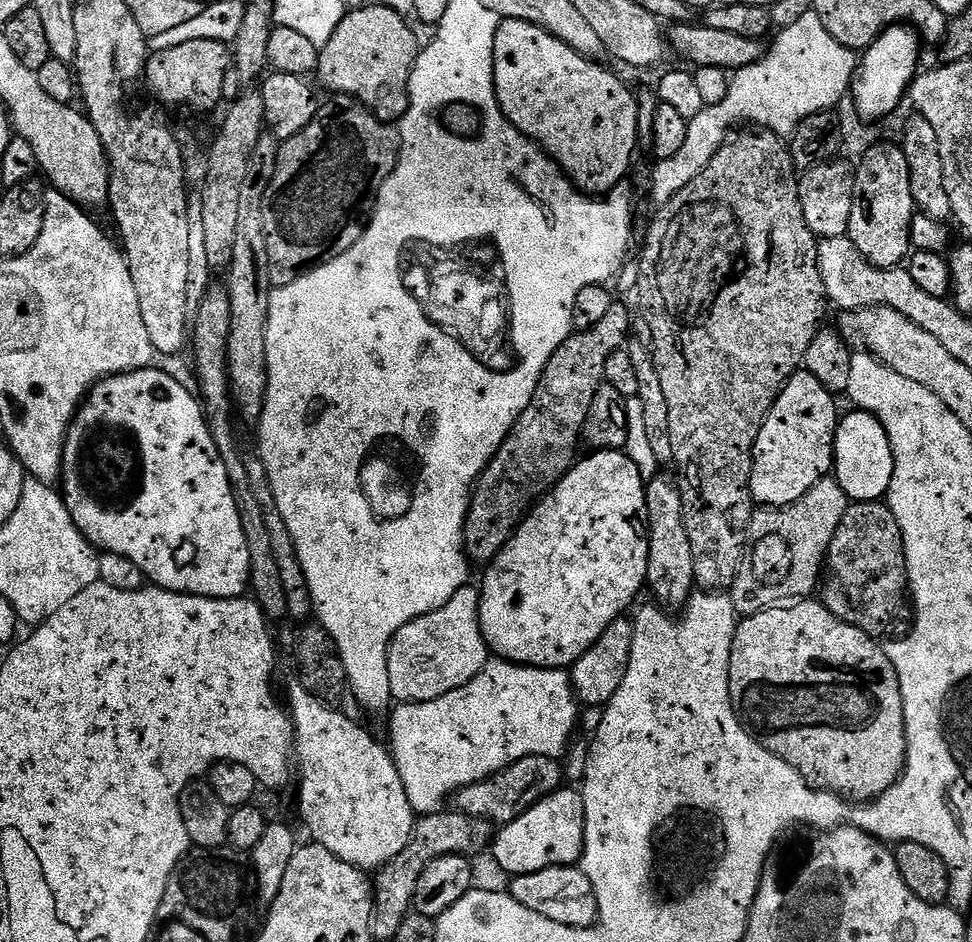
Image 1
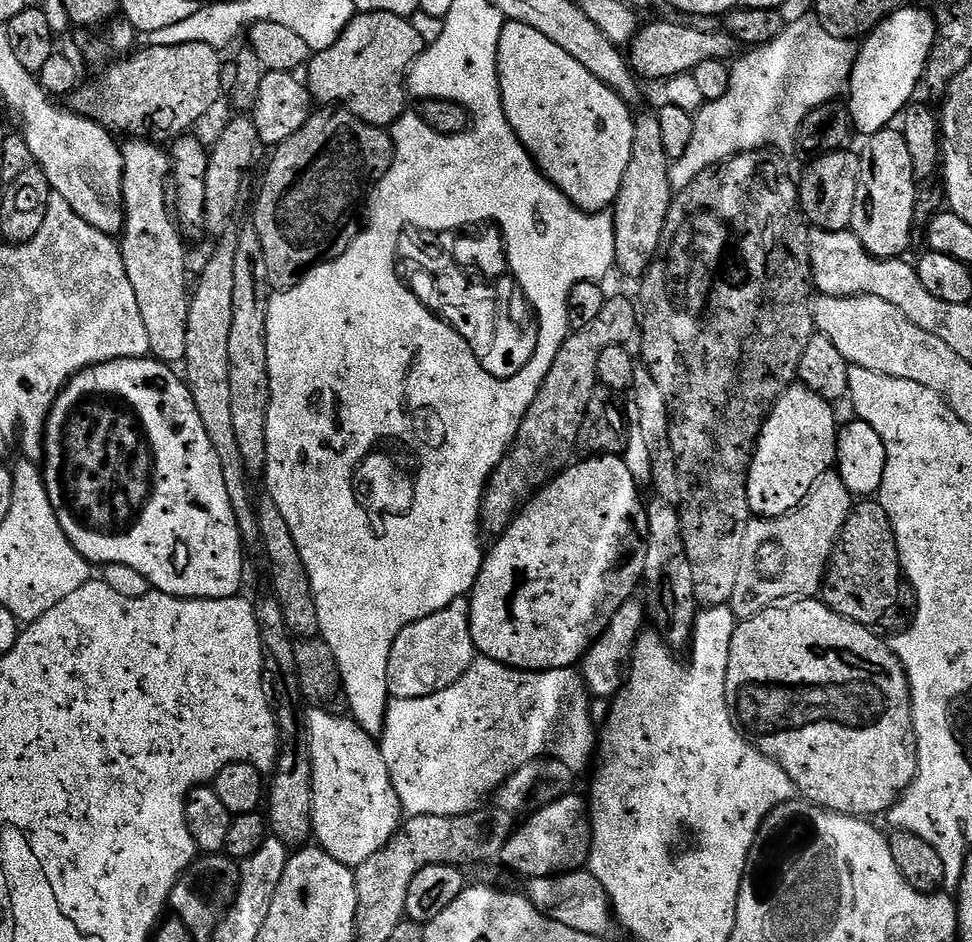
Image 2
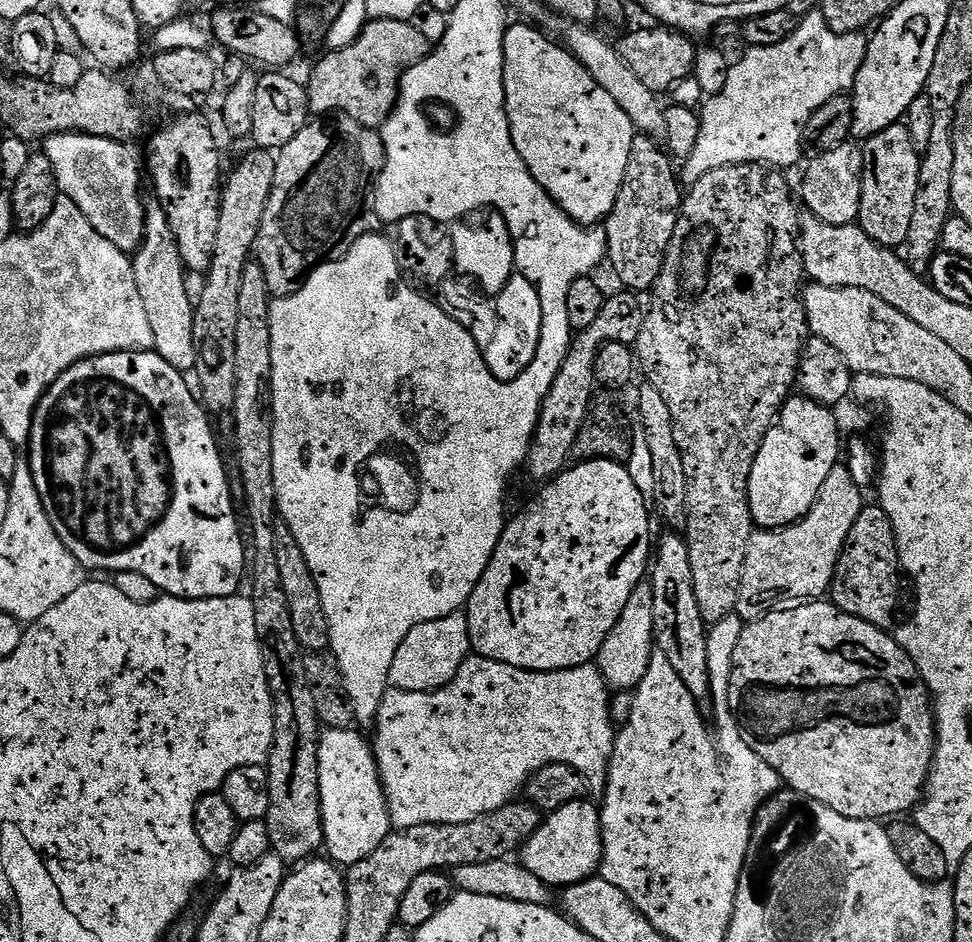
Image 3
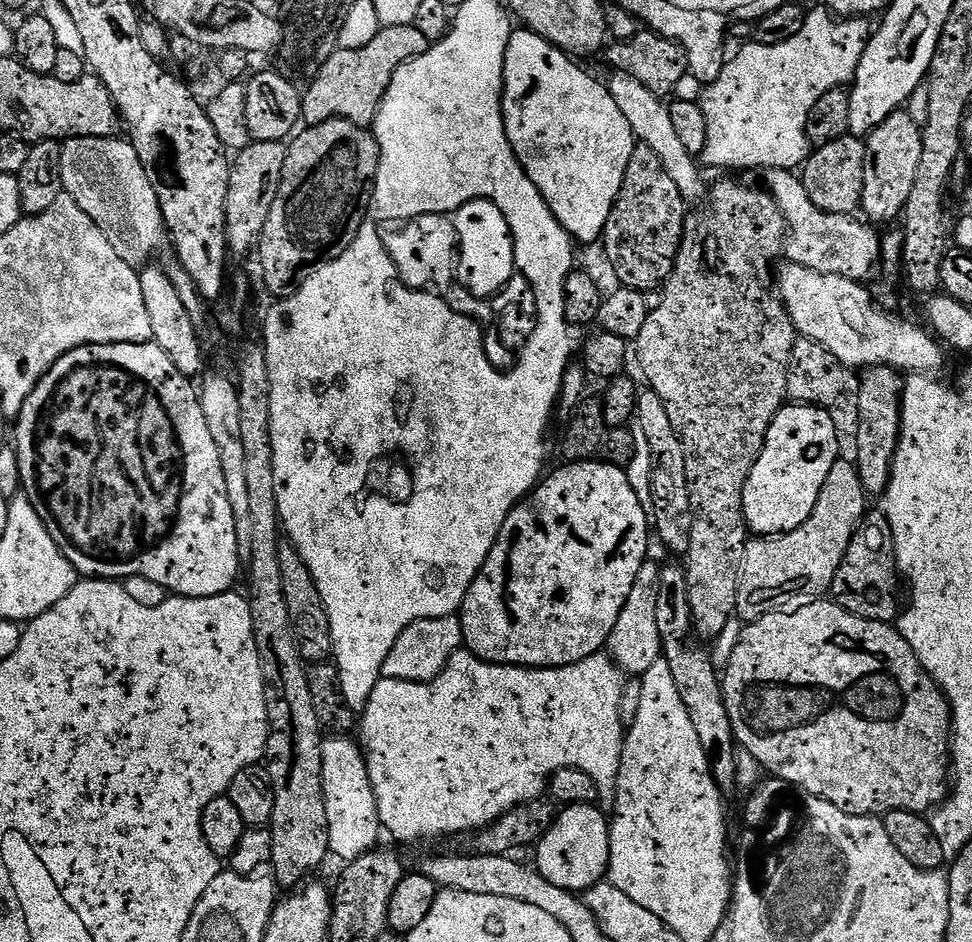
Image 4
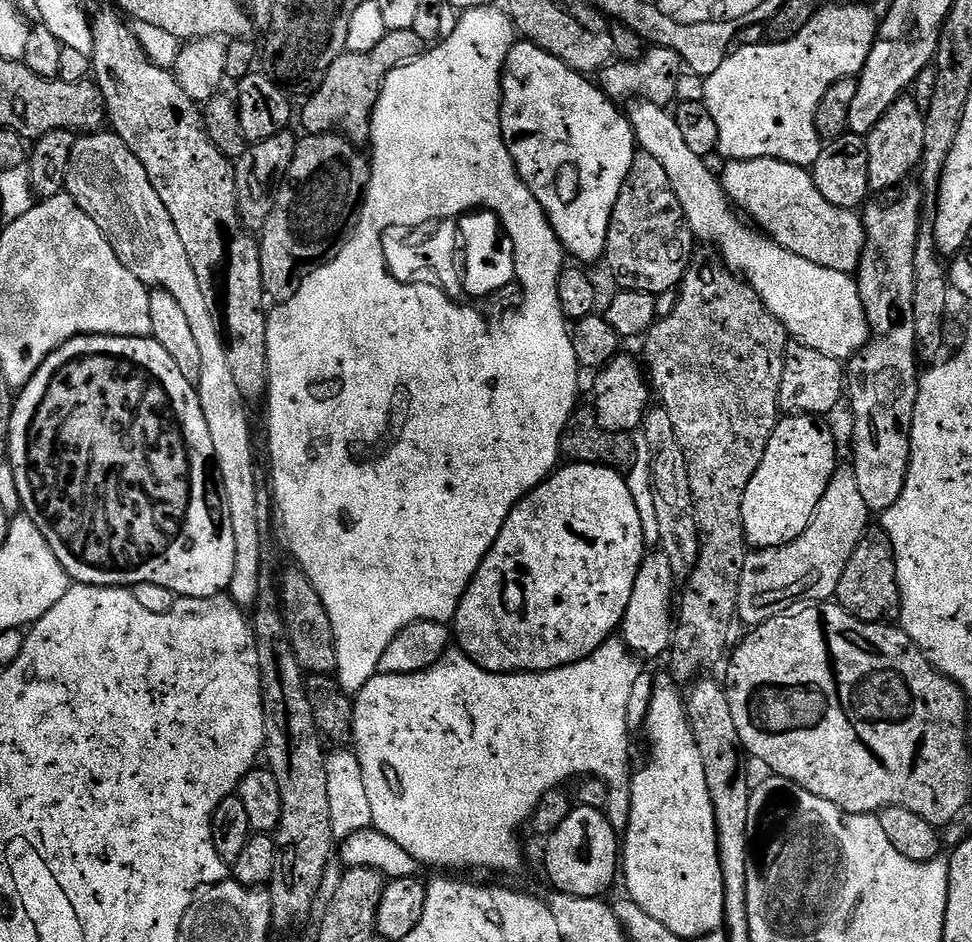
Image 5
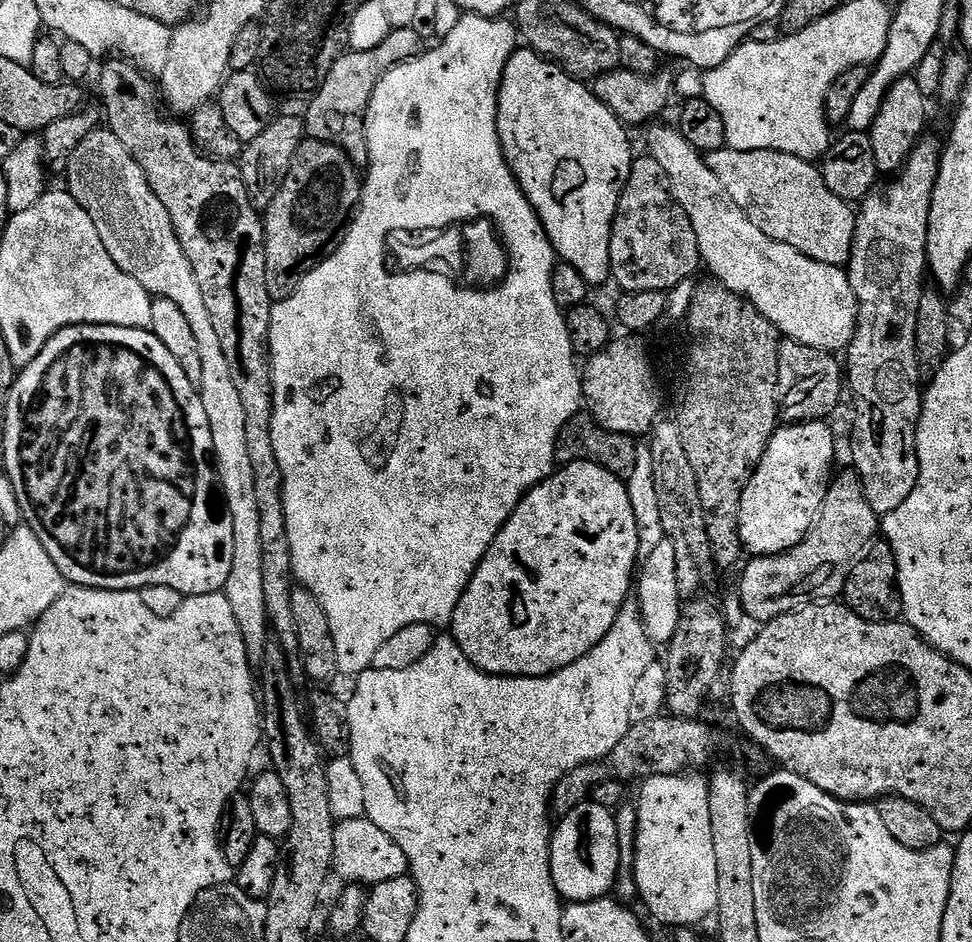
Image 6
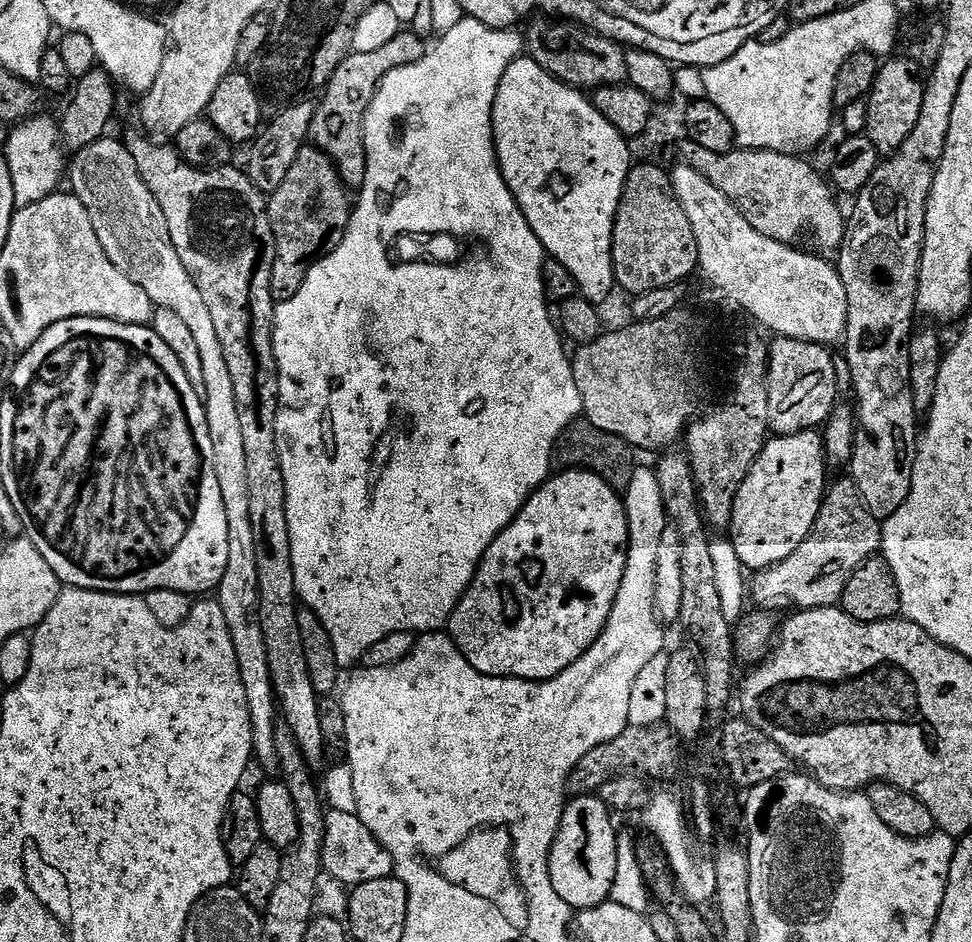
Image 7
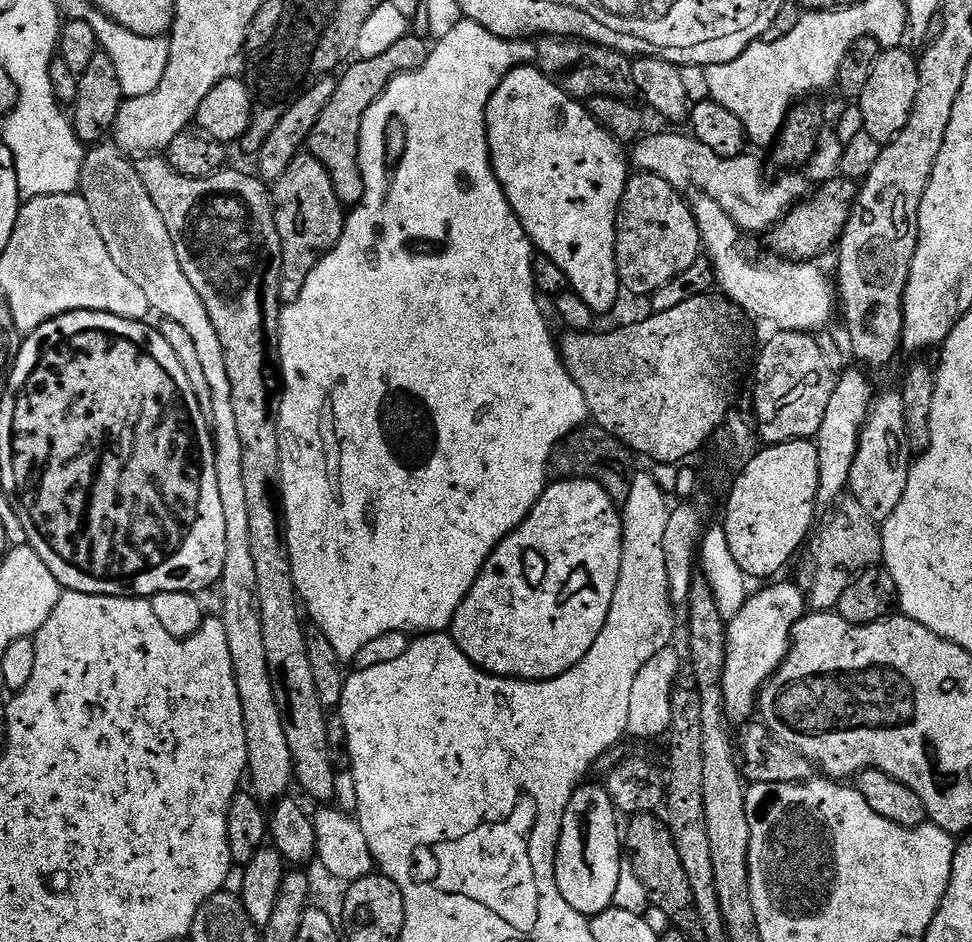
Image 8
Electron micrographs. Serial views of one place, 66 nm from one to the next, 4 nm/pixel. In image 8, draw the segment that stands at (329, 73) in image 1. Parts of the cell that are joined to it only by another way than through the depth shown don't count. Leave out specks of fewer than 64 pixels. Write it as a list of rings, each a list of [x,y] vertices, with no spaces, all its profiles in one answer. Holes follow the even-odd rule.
[[[409,34],[398,38],[398,42],[394,42],[394,46],[390,46],[390,50],[378,54],[378,58],[357,59],[355,62],[349,63],[343,69],[344,77],[341,75],[337,79],[334,94],[330,98],[330,102],[326,102],[326,110],[322,110],[322,118],[318,118],[318,122],[314,122],[314,130],[308,139],[306,151],[314,158],[318,158],[318,162],[322,162],[322,166],[326,166],[326,174],[330,174],[330,182],[334,182],[334,194],[338,194],[338,202],[343,204],[345,209],[355,208],[362,202],[362,198],[366,194],[366,182],[362,178],[360,169],[360,135],[366,110],[370,110],[372,103],[384,93],[386,86],[395,76],[401,76],[403,72],[413,72],[422,67],[428,61],[429,51],[430,44],[427,39],[424,40]]]

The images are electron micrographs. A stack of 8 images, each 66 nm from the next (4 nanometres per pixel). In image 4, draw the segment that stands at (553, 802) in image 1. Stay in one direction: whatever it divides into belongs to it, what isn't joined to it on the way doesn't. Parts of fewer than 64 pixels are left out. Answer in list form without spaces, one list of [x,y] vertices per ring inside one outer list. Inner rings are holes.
[[[569,804],[535,845],[534,867],[546,882],[583,894],[607,877],[610,862],[610,820],[596,804]]]

